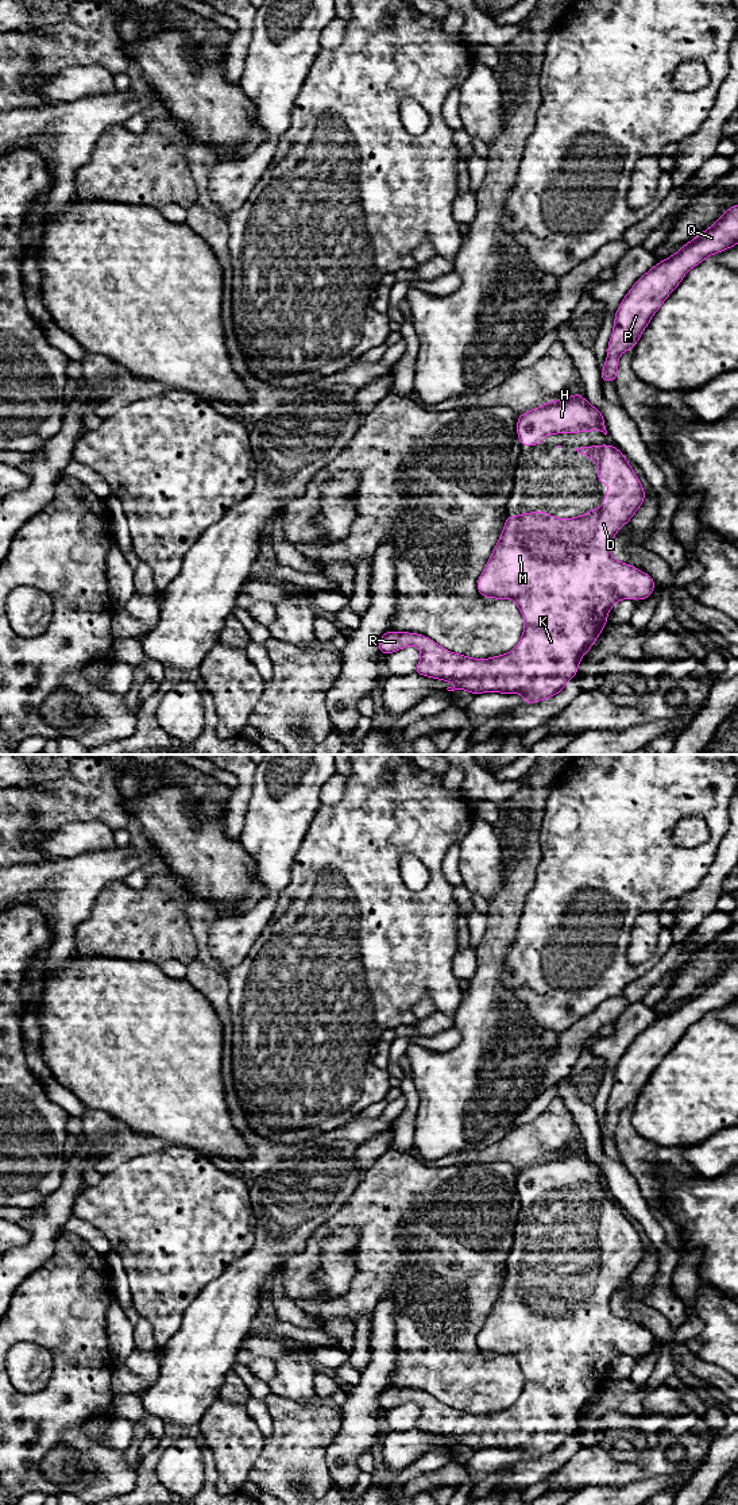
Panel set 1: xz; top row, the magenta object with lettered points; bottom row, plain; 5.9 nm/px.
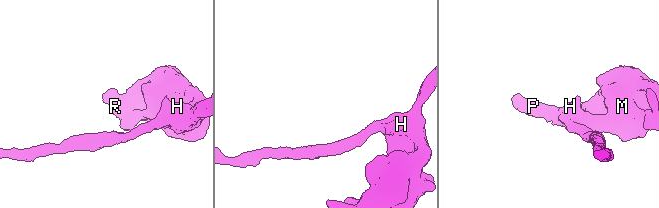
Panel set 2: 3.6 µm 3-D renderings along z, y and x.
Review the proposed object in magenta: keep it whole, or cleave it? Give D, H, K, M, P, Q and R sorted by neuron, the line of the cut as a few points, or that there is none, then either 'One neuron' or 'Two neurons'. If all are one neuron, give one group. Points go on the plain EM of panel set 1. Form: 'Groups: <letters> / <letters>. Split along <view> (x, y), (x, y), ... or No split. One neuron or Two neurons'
Groups: D H K M P Q R. No split. One neuron

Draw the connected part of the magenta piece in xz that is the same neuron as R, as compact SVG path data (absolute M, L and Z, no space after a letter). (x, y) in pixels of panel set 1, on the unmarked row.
M613 1200L575 1204L599 1222L596 1236L608 1239L603 1259L573 1274L557 1274L542 1266L507 1271L476 1344L484 1354L513 1355L525 1382L515 1404L507 1409L474 1415L444 1405L432 1394L410 1388L385 1388L378 1404L380 1411L417 1402L421 1415L414 1429L453 1438L448 1447L522 1450L522 1460L557 1451L577 1432L583 1412L591 1405L607 1379L611 1363L622 1355L642 1357L654 1346L654 1335L627 1319L618 1317L610 1301L618 1286L629 1280L644 1259L646 1249L623 1209Z

